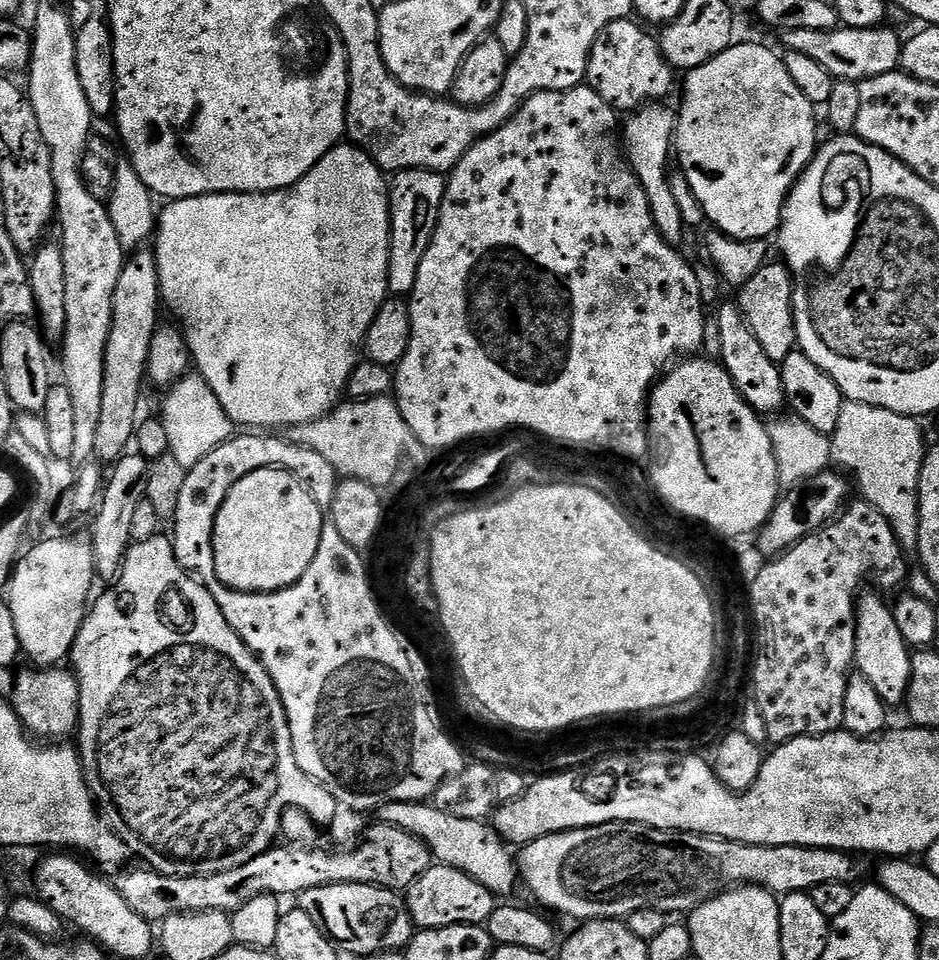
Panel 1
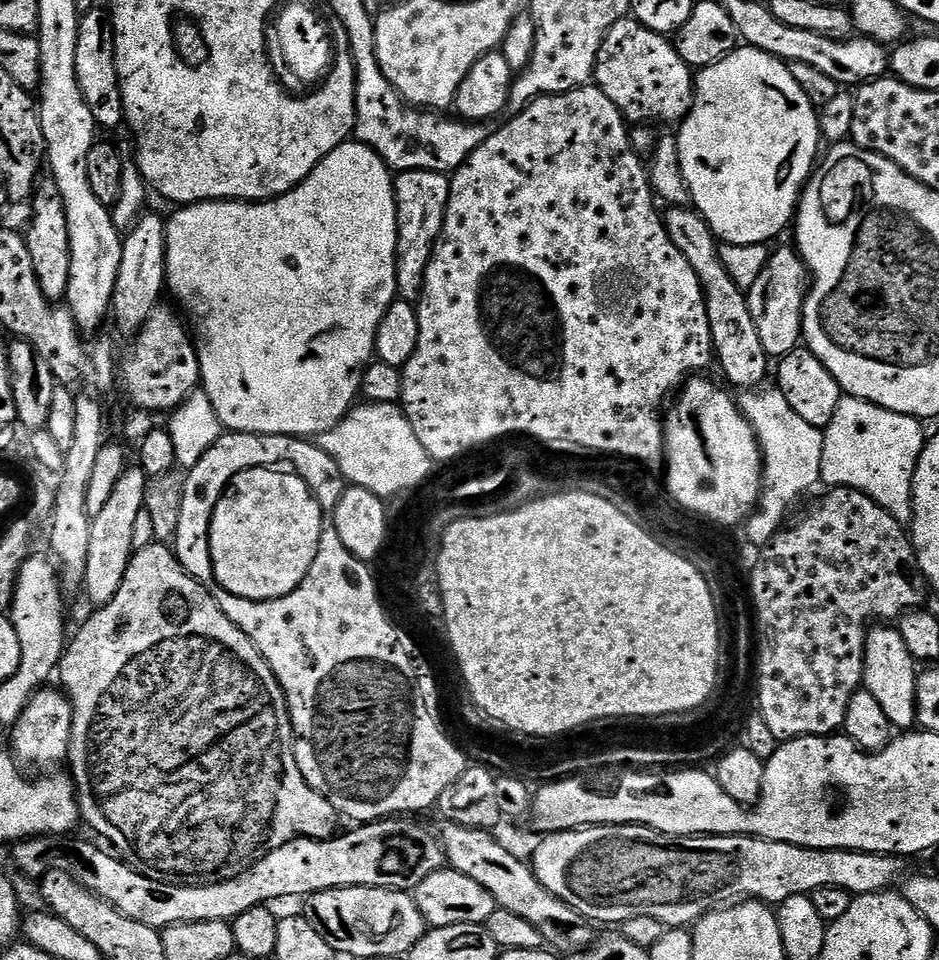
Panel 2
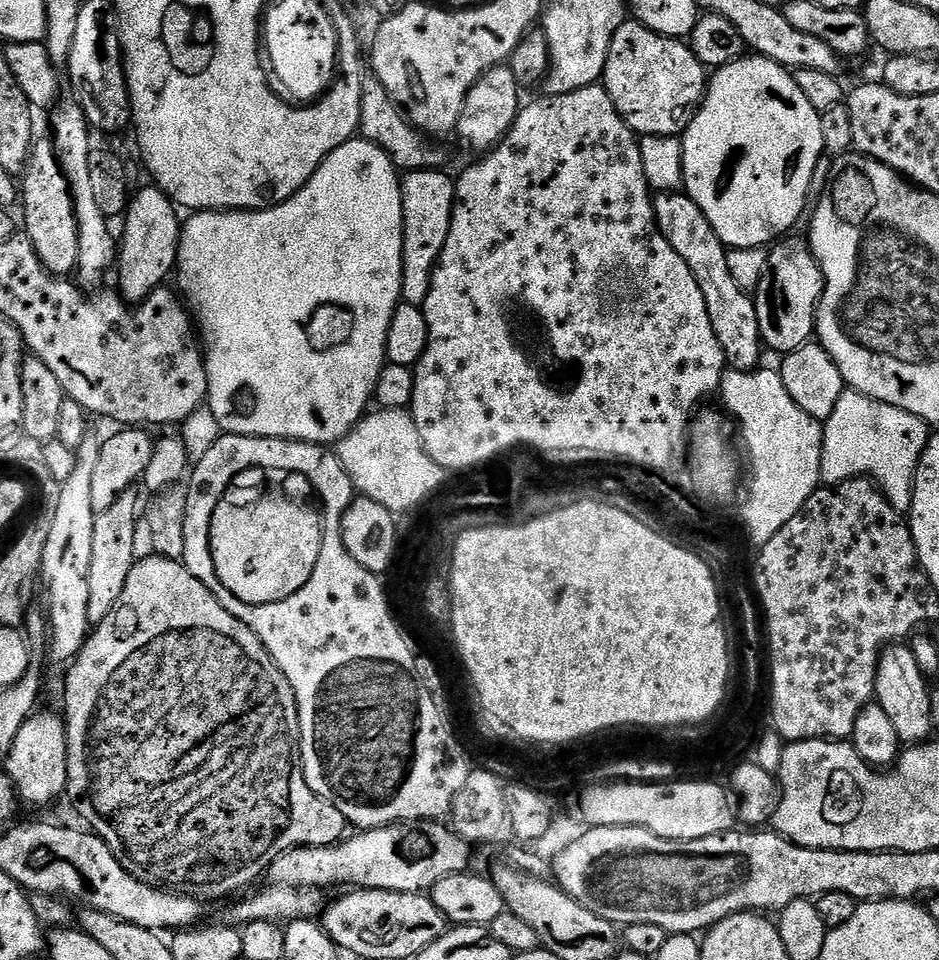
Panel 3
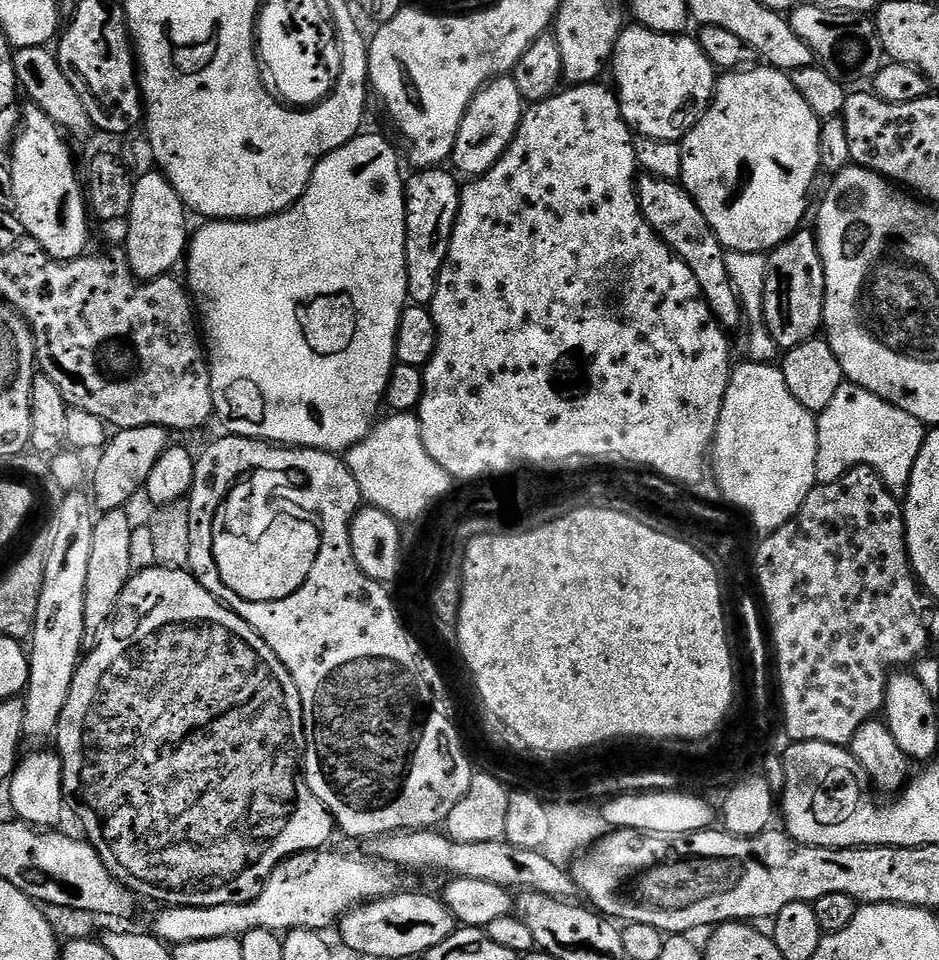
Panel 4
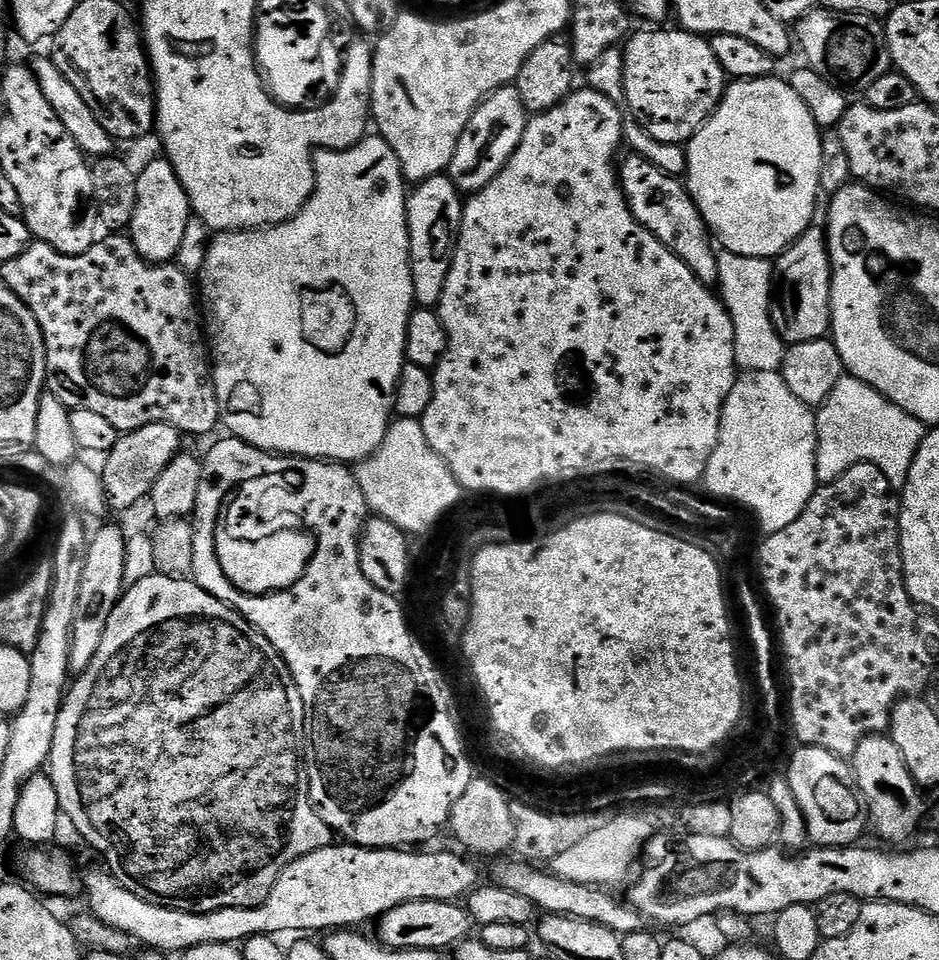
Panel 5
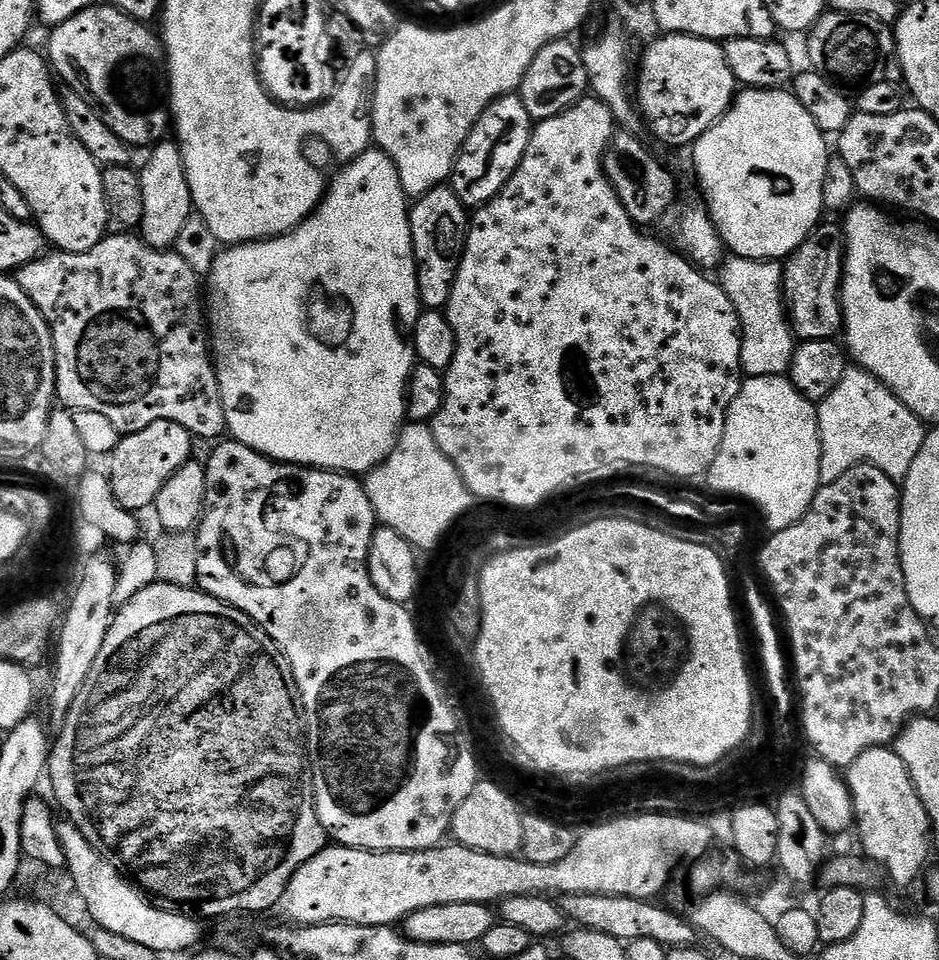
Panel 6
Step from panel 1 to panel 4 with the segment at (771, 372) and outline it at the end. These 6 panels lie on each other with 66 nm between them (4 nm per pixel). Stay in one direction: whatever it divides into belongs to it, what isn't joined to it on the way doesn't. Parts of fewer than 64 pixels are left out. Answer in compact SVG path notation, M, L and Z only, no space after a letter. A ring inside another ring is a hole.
M641 175L637 179L637 196L639 208L650 226L660 235L661 242L676 255L686 266L690 266L690 274L698 282L698 290L702 290L704 301L710 306L712 317L725 330L733 330L742 324L740 299L730 282L730 273L726 271L726 251L719 238L714 234L710 222L701 208L683 185L677 181L658 179L657 176Z

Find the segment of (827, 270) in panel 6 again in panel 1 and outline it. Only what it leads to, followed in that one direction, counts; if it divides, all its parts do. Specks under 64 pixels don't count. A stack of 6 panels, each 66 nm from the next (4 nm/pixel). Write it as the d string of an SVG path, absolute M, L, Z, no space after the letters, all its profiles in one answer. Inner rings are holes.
M769 262L750 278L740 289L738 303L750 330L754 330L754 338L766 350L766 355L774 361L785 360L797 347L796 323L794 322L794 306L792 305L792 273L783 262Z

